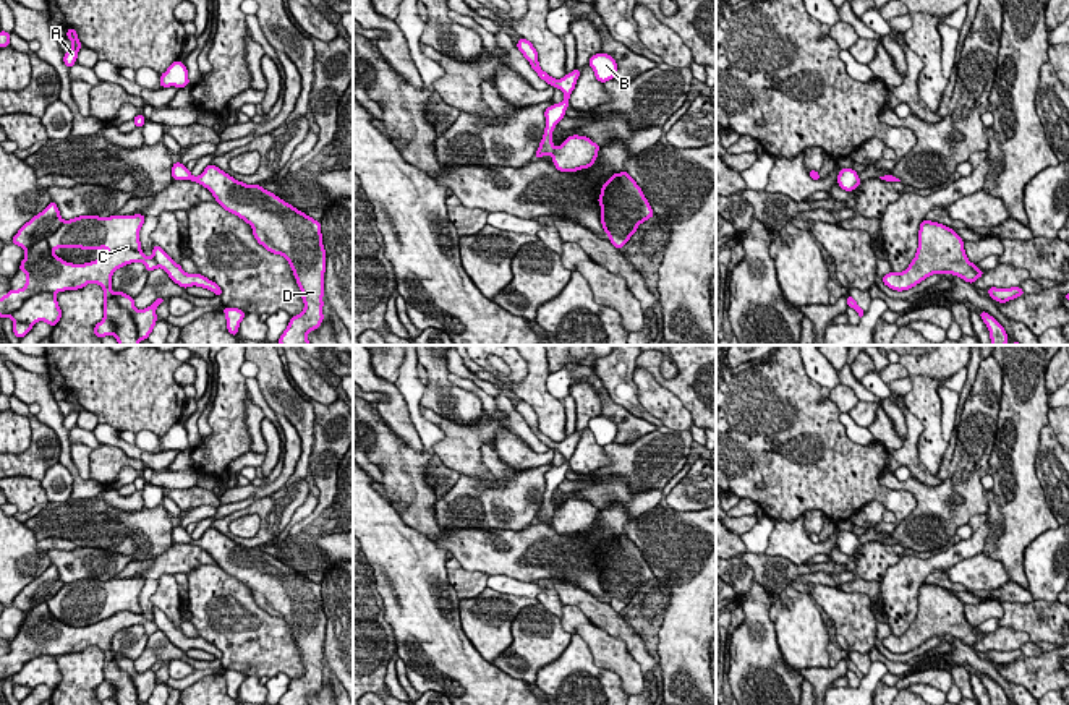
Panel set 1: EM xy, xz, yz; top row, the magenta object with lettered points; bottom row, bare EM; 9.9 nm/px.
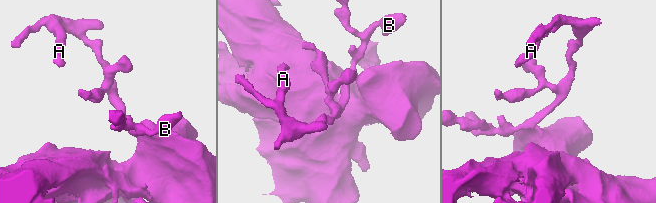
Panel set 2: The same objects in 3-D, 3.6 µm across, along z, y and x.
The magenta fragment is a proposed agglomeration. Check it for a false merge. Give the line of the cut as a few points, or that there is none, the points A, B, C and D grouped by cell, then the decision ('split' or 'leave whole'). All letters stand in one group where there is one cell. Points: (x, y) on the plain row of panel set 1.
cut in xz along (556, 511), (551, 517); A B / C D; split

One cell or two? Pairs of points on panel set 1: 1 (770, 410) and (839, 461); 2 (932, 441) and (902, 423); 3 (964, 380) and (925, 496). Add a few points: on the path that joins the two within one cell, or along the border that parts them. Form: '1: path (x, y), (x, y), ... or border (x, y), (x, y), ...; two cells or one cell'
1: path (787, 428), (821, 461); one cell
2: border (902, 401), (922, 425), (917, 457), (925, 467); two cells
3: border (980, 362), (972, 389), (959, 414); two cells

